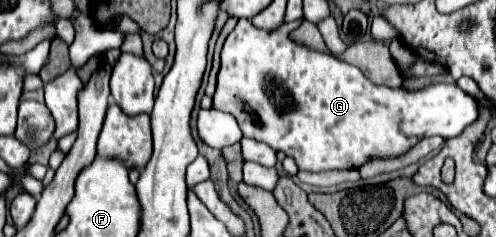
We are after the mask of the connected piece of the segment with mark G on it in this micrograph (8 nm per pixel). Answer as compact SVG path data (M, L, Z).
M240 18L222 48L222 66L218 72L214 108L234 114L246 138L266 142L274 150L286 152L286 156L296 160L300 170L322 172L360 168L368 158L392 158L406 152L410 148L410 138L456 138L462 134L462 130L478 120L478 102L456 84L438 82L416 92L376 86L366 80L356 66L334 58L332 54L294 42L290 32L296 30L298 24L300 22L296 20L274 32L260 32L260 28L254 28L250 20Z

